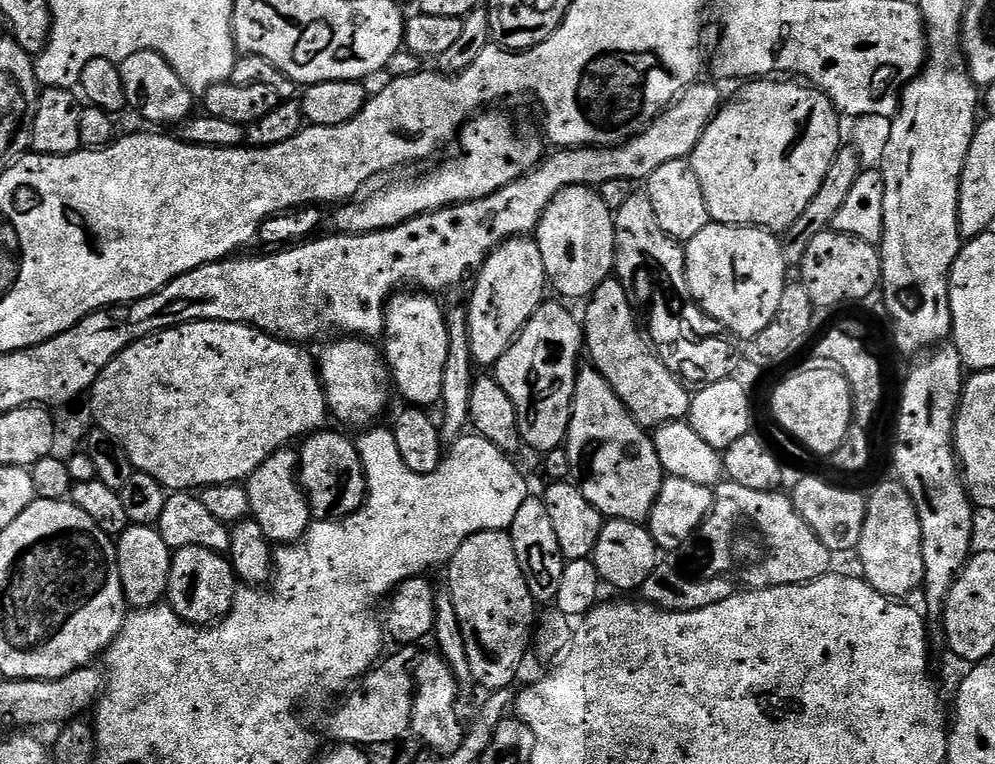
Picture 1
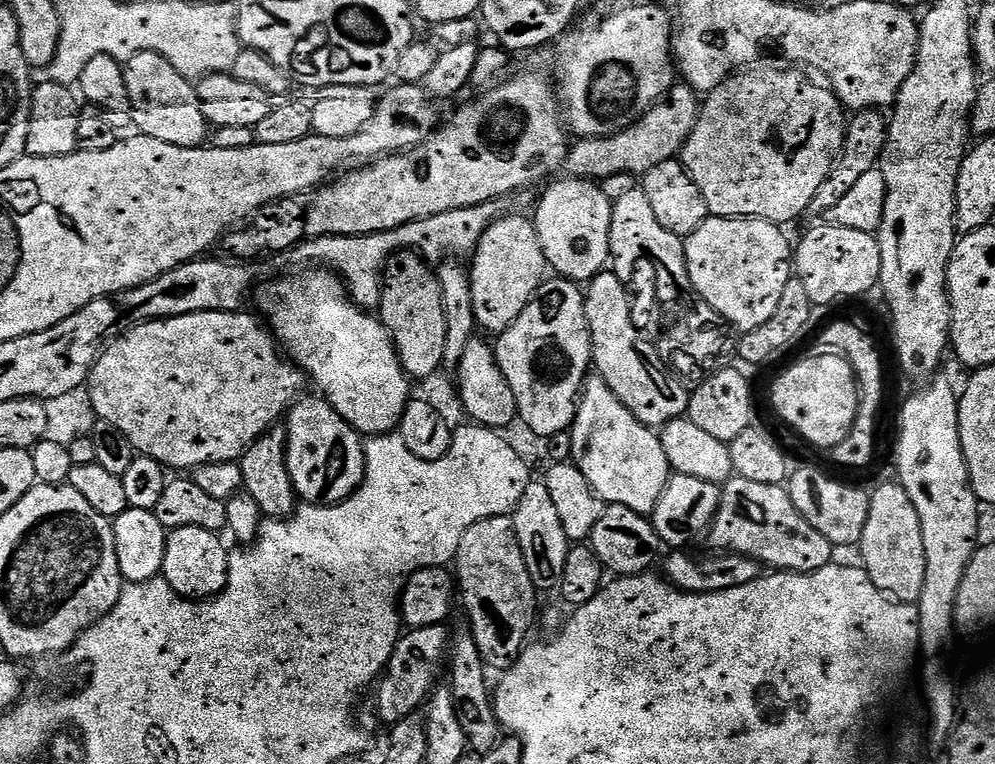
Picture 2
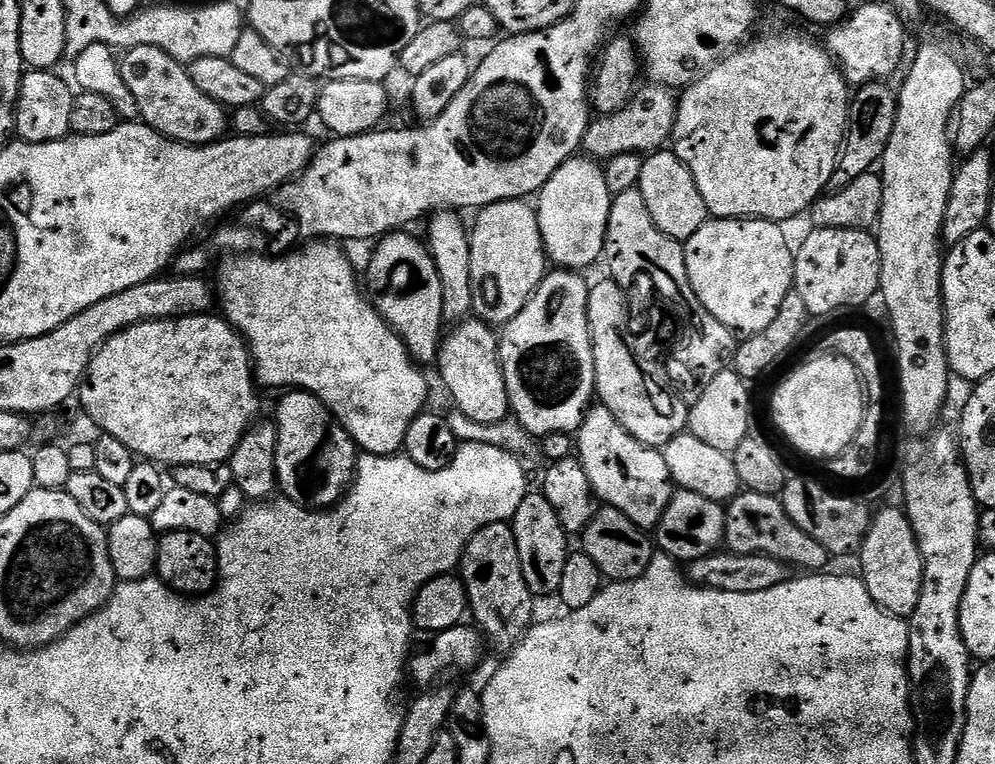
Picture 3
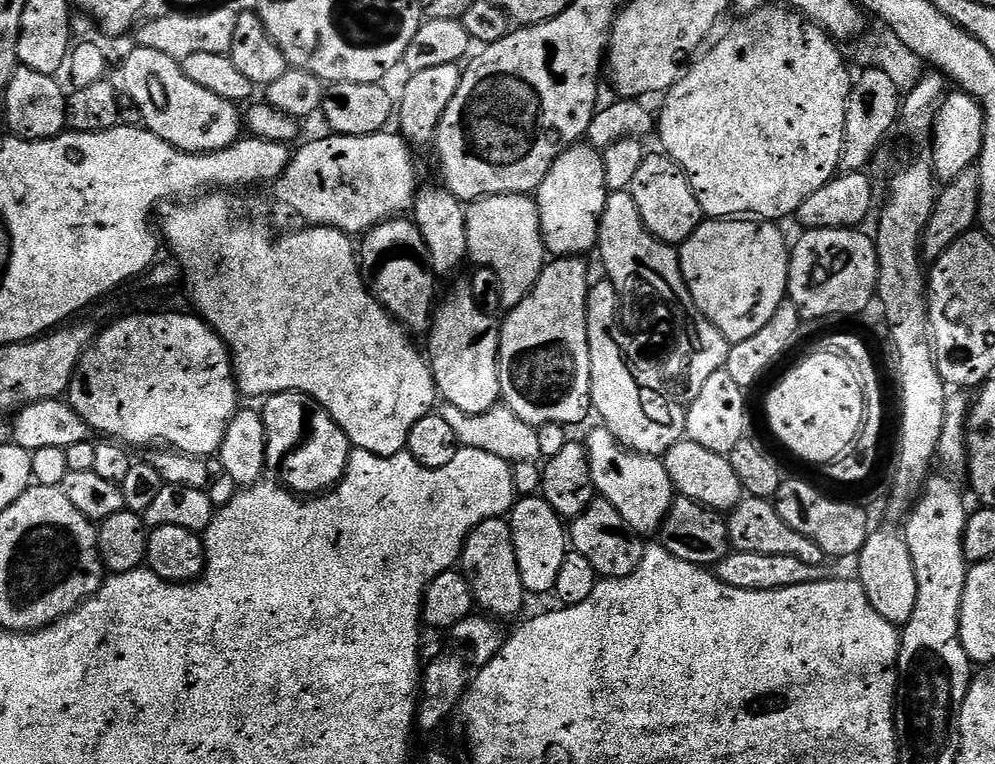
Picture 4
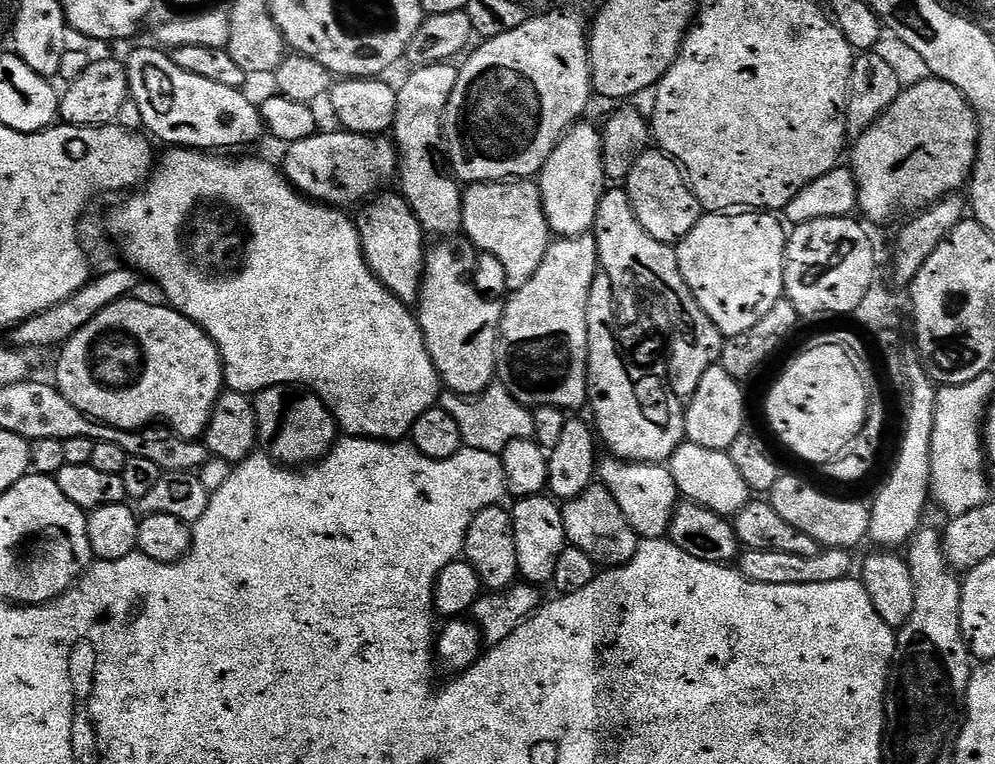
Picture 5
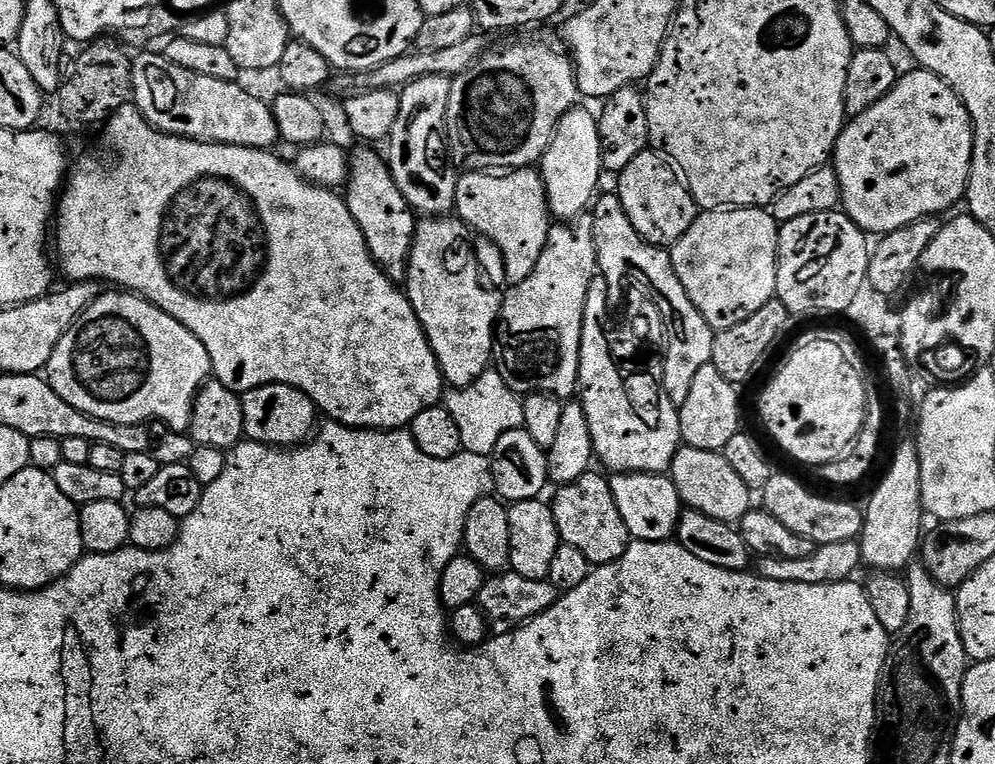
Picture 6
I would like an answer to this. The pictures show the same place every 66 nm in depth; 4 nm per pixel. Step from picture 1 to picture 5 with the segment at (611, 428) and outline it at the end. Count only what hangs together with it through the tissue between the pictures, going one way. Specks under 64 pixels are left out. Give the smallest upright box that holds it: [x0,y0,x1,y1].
[598,459,678,540]

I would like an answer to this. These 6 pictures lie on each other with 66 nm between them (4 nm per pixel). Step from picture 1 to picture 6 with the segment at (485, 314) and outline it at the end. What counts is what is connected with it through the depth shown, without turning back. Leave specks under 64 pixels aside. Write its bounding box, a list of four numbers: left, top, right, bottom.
[455,168,550,286]

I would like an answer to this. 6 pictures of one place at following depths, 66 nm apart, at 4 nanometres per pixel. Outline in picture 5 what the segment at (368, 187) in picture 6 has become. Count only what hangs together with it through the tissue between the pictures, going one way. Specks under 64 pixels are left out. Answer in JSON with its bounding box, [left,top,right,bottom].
[355,195,426,306]

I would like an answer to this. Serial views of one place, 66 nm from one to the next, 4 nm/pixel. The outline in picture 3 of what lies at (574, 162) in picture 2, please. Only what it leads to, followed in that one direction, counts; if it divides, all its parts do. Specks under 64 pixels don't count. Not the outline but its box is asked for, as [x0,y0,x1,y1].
[582,83,677,162]

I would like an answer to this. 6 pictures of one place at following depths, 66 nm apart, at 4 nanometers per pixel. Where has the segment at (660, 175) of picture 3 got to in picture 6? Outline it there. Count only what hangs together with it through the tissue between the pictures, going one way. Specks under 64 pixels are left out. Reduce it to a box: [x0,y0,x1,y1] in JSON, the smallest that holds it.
[614,150,698,249]

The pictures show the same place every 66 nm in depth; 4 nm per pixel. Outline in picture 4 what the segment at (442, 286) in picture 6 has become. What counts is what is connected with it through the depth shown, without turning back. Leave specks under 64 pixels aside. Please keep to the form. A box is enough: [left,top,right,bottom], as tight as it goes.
[426,292,501,414]

